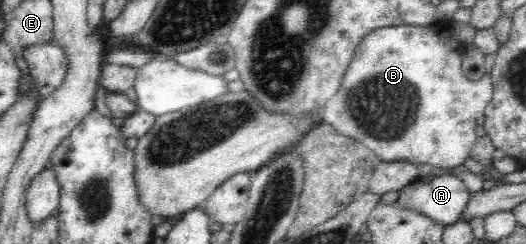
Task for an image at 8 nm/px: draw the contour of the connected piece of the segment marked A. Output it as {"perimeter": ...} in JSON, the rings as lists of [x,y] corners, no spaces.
{"perimeter":[[[442,173],[437,175],[418,176],[415,180],[410,181],[398,192],[397,199],[394,204],[398,204],[399,208],[406,208],[411,212],[418,212],[423,216],[428,216],[431,220],[441,225],[450,225],[456,223],[460,212],[470,199],[472,193],[465,189],[465,185],[457,177],[453,177],[450,173]]]}

